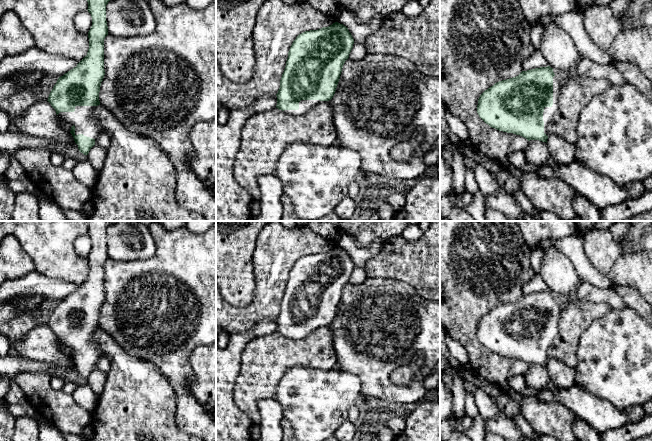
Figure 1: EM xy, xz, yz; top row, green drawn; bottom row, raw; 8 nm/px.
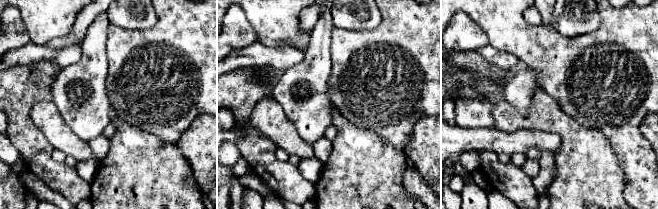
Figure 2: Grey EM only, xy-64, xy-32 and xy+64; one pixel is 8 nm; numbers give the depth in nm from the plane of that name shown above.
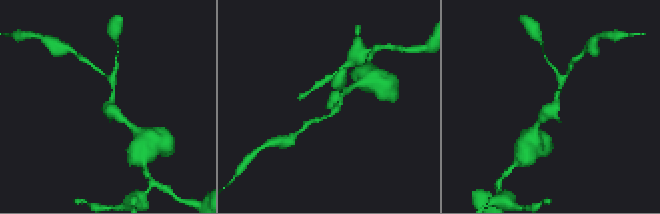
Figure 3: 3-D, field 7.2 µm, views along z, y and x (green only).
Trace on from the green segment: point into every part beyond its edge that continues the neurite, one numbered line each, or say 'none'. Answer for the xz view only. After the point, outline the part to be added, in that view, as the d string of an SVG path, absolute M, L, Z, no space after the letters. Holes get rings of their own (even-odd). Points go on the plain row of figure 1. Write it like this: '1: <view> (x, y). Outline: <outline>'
1: xz (304, 329). Outline: M301 324L299 326L298 334L284 334L285 337L291 338L293 340L299 340L306 337L308 334L314 332L316 329L320 327L324 327L328 325L320 325L320 324Z

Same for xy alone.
1: xy (84, 342). Outline: M76 330L74 336L60 336L58 340L71 351L75 350L75 359L83 358L96 364L103 355L96 330Z

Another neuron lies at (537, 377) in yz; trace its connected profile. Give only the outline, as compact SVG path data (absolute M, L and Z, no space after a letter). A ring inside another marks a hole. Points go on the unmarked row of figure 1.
M539 364L528 365L524 378L527 387L535 389L543 388L550 381L547 367Z

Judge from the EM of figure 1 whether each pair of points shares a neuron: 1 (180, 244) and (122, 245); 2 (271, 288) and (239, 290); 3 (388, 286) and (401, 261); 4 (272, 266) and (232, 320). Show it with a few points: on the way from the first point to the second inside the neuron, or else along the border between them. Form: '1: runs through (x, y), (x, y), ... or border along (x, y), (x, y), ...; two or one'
1: border along (149, 231), (155, 252), (148, 258), (137, 260); two
2: border along (254, 266), (253, 298), (248, 304), (240, 307); two
3: border along (369, 276), (399, 279), (407, 282), (414, 288); two
4: runs through (271, 282), (268, 294), (248, 314); one

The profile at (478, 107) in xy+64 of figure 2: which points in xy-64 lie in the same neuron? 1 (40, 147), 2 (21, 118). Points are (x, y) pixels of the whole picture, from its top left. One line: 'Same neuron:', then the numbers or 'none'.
Same neuron: none

